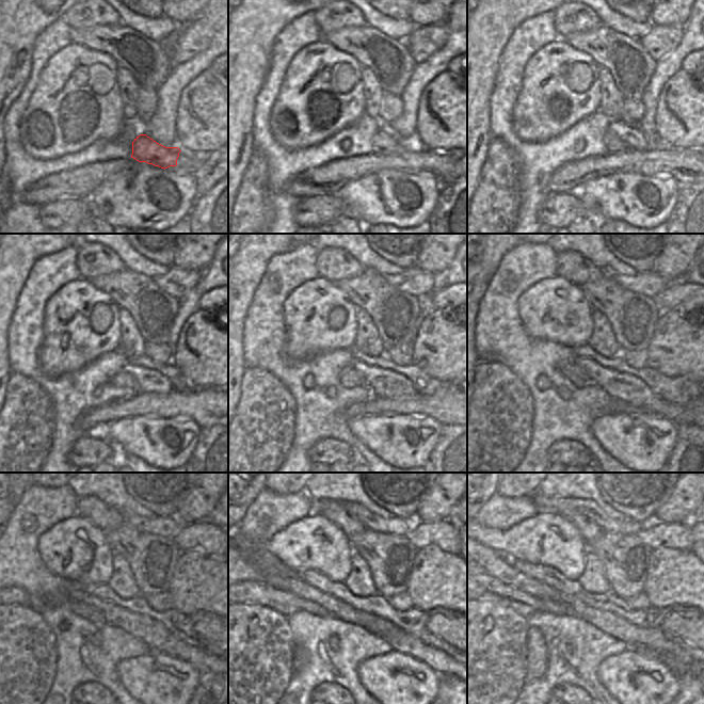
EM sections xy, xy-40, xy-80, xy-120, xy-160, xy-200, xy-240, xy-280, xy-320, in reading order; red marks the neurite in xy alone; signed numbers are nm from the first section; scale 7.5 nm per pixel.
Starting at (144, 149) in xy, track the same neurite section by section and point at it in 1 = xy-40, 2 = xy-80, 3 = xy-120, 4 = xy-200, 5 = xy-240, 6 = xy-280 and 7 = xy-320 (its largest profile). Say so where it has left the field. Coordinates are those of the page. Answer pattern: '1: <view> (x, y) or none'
1: xy-40 (382, 144)
2: xy-80 (614, 145)
3: xy-120 (123, 380)
4: xy-200 (576, 374)
5: xy-240 (89, 612)
6: xy-280 (250, 592)
7: xy-320 (489, 589)

